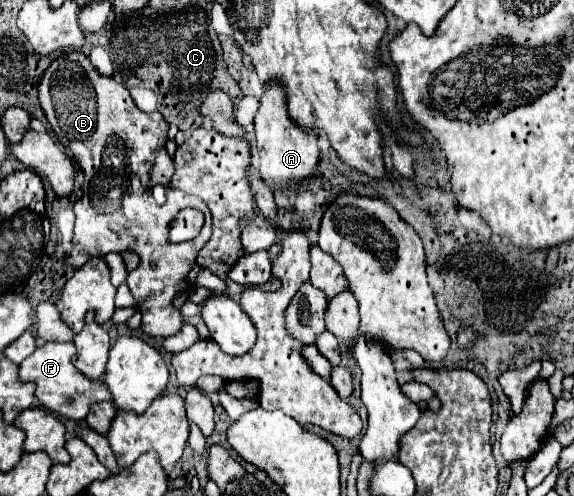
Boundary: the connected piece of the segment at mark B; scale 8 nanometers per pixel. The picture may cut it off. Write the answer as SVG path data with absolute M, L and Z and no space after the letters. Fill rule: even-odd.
M63 51L53 59L41 77L37 93L39 105L53 133L85 175L83 191L87 195L75 203L73 249L63 259L65 265L79 269L89 261L89 257L103 257L109 251L135 251L141 261L137 269L127 275L127 285L141 309L143 331L153 337L179 333L183 317L173 305L173 297L179 291L195 287L195 277L201 271L195 257L211 237L211 213L205 211L205 225L197 239L185 243L171 243L169 227L161 219L155 219L149 181L155 157L168 140L167 121L159 111L145 113L137 109L127 85L95 71L89 57L81 51ZM111 191L121 195L119 209L99 211L91 201L91 193L99 195ZM159 221L161 225L157 225ZM189 277L191 281L187 281Z

